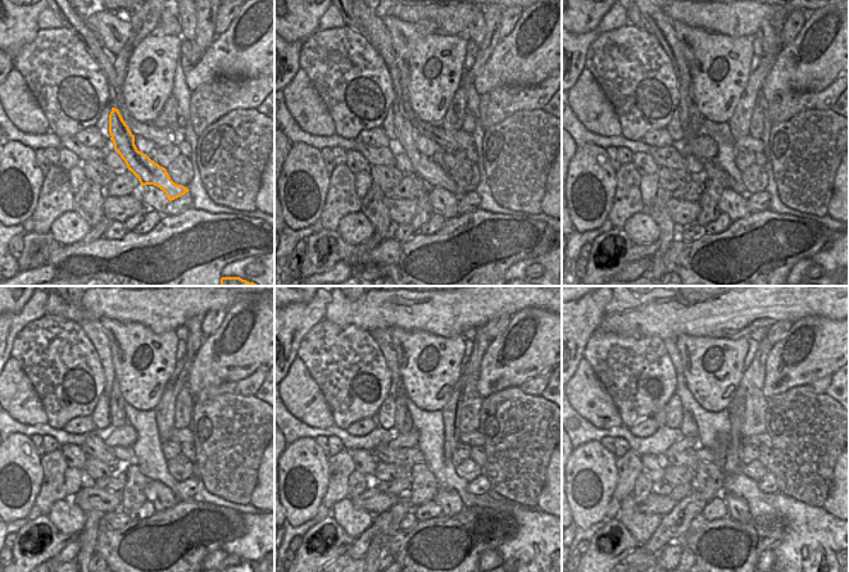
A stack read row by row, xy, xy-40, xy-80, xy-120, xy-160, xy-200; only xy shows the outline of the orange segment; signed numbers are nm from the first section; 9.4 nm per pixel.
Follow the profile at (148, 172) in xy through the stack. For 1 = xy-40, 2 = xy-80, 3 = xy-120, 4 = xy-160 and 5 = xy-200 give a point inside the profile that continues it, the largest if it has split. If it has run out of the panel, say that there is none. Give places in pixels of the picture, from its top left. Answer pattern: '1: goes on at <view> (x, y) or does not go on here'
1: goes on at xy-40 (434, 175)
2: goes on at xy-80 (658, 25)
3: goes on at xy-120 (92, 328)
4: goes on at xy-160 (382, 337)
5: goes on at xy-200 (671, 344)

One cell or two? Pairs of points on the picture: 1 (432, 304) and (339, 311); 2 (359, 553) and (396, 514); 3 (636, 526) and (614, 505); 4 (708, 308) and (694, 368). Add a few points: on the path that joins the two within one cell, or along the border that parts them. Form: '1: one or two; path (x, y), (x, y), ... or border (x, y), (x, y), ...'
1: one; path (409, 309), (362, 311)
2: one; path (363, 541), (385, 523)
3: two; border (621, 502), (621, 508), (616, 516)
4: two; border (676, 337), (695, 335), (731, 340)

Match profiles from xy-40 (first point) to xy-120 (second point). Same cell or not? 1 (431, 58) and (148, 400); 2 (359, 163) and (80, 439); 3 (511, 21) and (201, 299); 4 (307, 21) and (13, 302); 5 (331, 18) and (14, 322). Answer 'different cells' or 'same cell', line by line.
1: same cell
2: different cells
3: different cells
4: same cell
5: same cell

